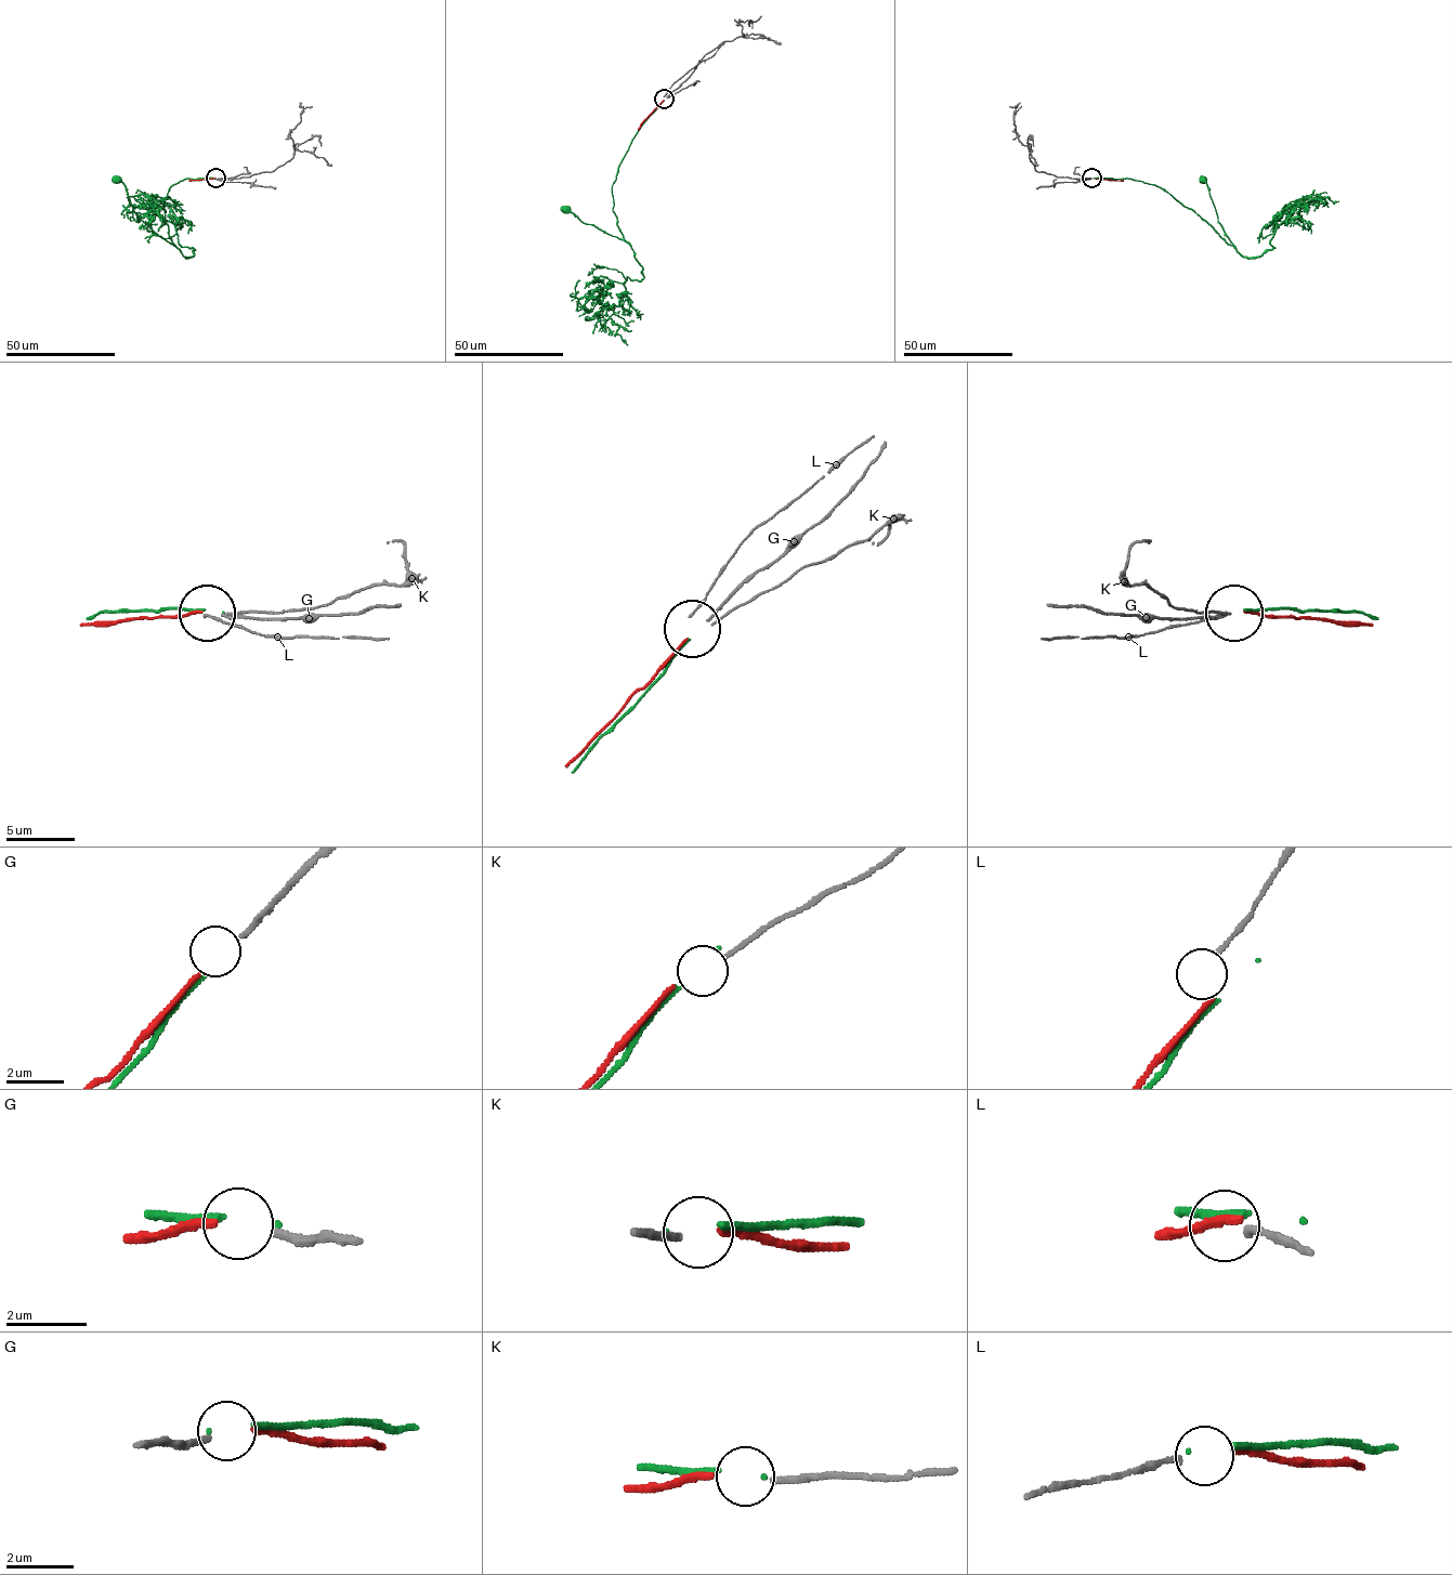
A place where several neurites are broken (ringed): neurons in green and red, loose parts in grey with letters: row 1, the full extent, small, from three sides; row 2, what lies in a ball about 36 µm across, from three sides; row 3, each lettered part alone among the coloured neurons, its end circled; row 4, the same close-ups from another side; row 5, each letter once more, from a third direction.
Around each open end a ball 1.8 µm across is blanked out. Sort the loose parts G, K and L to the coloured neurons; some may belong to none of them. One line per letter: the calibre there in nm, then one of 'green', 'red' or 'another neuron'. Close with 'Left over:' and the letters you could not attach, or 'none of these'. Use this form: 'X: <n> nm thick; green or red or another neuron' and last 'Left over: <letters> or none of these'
G: 180 nm thick; red
K: 150 nm thick; another neuron
L: 160 nm thick; another neuron
Left over: K, L

